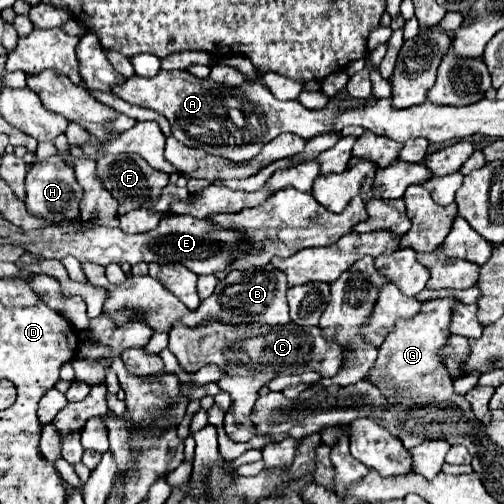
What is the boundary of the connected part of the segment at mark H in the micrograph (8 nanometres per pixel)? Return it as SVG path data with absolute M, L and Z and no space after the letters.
M59 154L51 156L43 162L35 162L31 166L31 170L27 172L27 198L25 198L25 204L27 204L27 210L35 216L43 216L47 220L77 218L81 198L83 198L83 188L75 180L75 172L69 164L65 164L61 160Z

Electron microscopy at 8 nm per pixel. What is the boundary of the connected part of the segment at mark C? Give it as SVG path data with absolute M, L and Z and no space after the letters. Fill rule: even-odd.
M205 322L199 324L195 328L187 328L185 324L173 324L171 332L169 332L169 350L177 356L179 364L187 370L187 372L195 372L199 370L203 364L217 364L221 370L225 370L231 376L249 376L261 370L273 370L273 372L281 372L281 374L301 374L301 372L309 372L315 370L319 372L323 378L331 378L335 376L341 368L343 368L343 348L339 344L335 344L335 340L327 340L321 332L319 326L311 326L311 328L299 328L297 324L285 324L285 326L231 326L231 324L221 324L221 322Z

